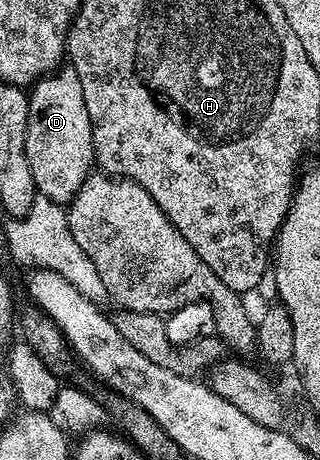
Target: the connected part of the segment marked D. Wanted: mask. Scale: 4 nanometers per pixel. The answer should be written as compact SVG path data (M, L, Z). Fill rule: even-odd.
M59 66L58 70L42 76L29 88L28 98L28 133L24 137L24 149L32 169L32 181L39 195L68 205L76 197L80 185L84 185L86 178L92 174L96 163L92 121L88 117L88 105L84 105L80 77L74 67Z

